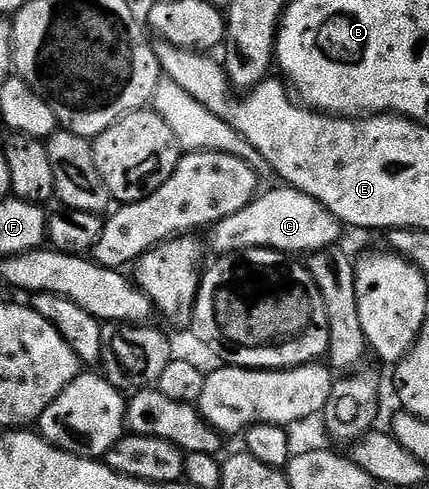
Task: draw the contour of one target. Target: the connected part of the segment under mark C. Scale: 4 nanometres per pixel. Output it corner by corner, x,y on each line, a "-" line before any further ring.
287,185
279,186
274,188
273,191
266,192
265,195
264,192
257,194
252,203
246,205
246,209
226,217
221,223
211,228
213,256
234,255
238,251
249,251
251,247
269,247
275,251
285,253
296,253
292,251
311,253
314,251
326,251
335,248
339,244
336,242
339,241
340,230
342,230
340,220
335,219
318,201
314,201
314,197
310,197
301,191
296,191

